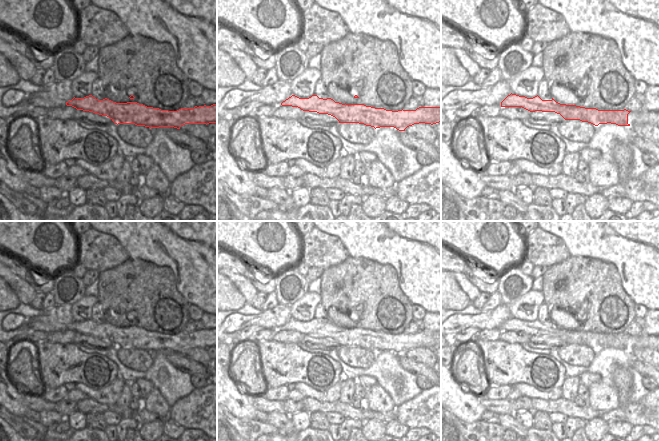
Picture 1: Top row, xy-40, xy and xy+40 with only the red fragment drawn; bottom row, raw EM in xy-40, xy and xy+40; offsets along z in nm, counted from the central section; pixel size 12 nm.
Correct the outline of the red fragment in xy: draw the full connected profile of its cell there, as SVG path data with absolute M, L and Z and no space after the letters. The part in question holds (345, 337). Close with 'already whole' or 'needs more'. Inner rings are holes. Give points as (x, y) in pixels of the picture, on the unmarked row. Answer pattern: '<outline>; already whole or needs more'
M292 319L281 327L282 330L298 331L303 335L328 338L339 347L359 347L376 352L394 351L405 355L409 350L419 347L436 348L441 346L441 331L419 331L416 334L386 334L364 328L342 328L331 322L323 323L317 319L299 322Z; already whole

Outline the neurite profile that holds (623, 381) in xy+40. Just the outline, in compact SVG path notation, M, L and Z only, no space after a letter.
M617 367L613 373L613 383L618 392L620 406L630 403L632 395L633 377L627 368Z

